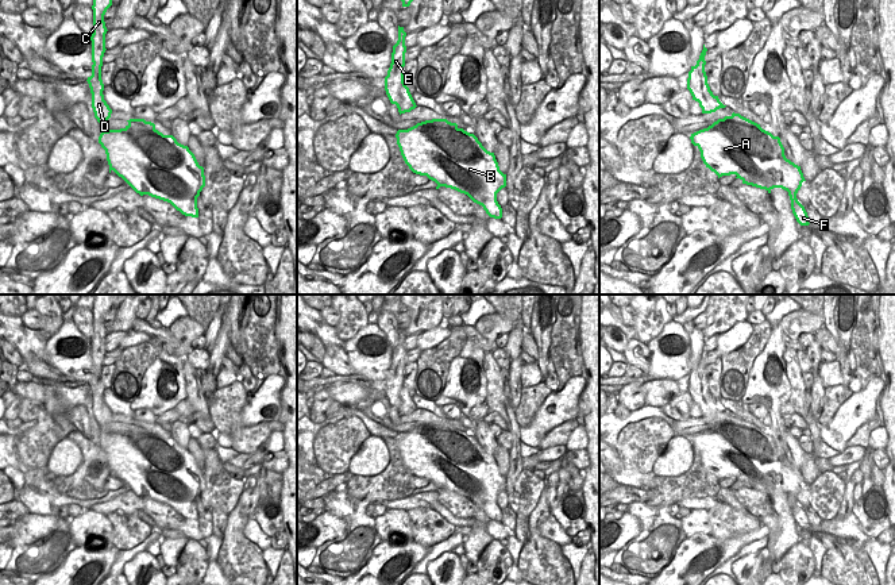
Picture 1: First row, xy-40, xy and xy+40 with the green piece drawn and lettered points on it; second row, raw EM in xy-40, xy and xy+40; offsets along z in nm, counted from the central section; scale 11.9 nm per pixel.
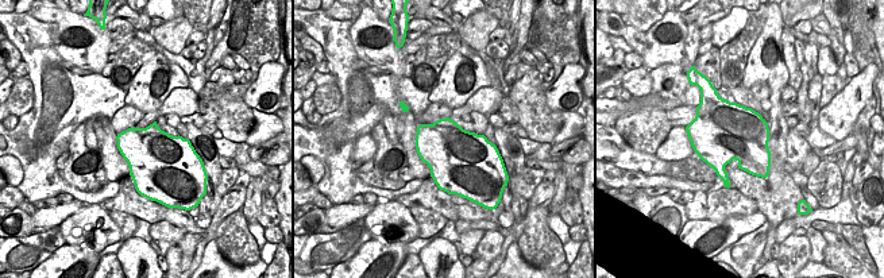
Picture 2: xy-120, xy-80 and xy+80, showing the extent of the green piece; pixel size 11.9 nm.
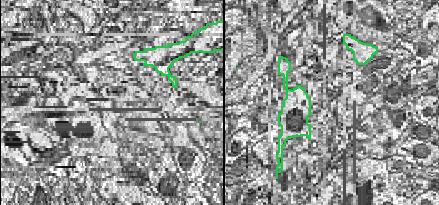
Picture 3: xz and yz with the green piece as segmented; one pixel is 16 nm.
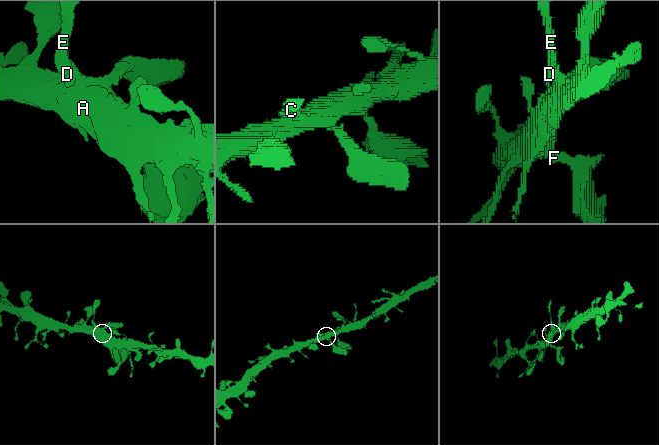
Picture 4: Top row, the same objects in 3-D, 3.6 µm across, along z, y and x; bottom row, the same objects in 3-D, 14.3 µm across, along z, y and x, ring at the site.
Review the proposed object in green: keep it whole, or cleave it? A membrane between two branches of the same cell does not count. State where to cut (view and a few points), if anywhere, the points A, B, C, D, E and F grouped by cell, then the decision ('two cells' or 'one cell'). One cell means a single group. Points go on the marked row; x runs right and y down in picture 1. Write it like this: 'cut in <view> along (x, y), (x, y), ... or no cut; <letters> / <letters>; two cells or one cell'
no cut; A B C D E F; one cell

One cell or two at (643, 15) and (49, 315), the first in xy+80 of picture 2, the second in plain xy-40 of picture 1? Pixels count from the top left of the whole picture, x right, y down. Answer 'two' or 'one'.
one

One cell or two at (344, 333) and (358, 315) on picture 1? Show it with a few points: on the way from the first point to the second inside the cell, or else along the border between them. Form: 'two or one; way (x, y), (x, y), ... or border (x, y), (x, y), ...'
one; way (346, 328), (354, 319)

